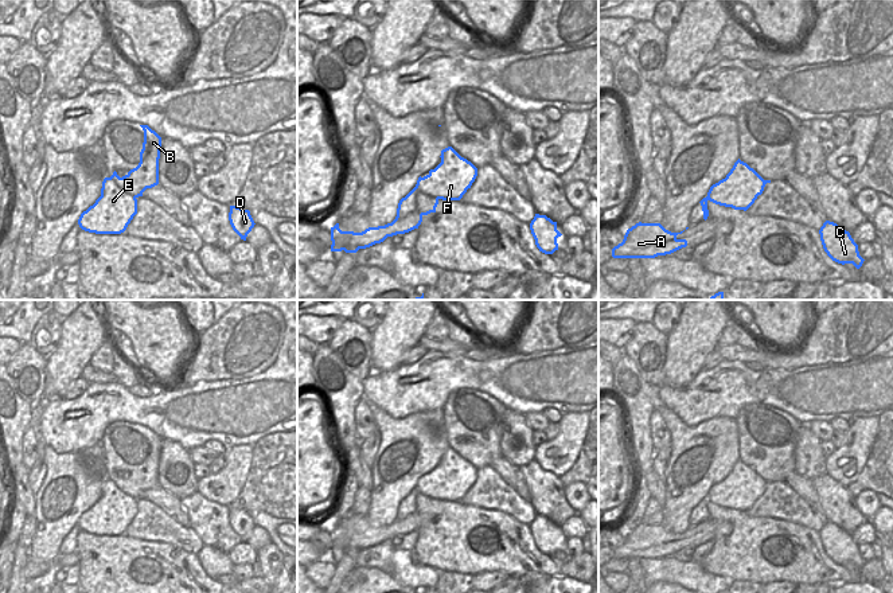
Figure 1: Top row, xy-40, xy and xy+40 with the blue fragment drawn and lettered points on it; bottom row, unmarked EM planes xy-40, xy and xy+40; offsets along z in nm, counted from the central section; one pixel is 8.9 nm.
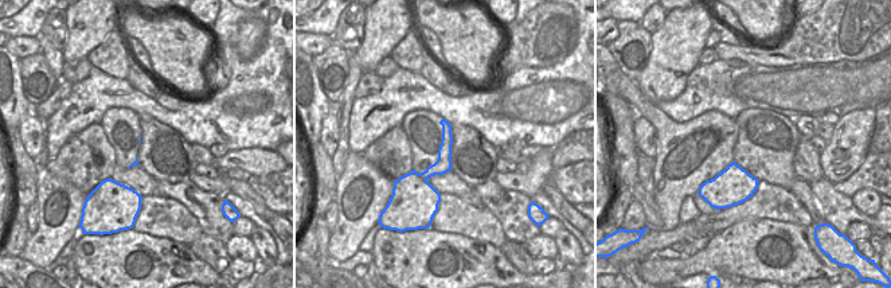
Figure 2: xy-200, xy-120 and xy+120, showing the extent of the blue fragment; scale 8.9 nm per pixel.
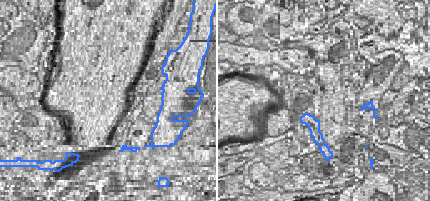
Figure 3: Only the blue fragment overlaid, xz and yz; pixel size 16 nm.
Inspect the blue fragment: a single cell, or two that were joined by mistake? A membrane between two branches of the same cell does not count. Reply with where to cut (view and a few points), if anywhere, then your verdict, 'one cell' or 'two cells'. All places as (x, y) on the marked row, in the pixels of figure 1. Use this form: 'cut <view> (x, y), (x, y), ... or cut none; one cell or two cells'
cut xy (383, 226), (383, 230), (392, 235); two cells

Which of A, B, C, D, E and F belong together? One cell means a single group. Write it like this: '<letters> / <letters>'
A / B C D E F

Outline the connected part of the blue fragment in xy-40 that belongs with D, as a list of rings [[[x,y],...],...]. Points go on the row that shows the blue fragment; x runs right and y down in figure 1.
[[[230,206],[229,221],[233,230],[243,241],[246,241],[247,234],[251,231],[251,229],[256,225],[250,215],[250,211],[237,206]]]

